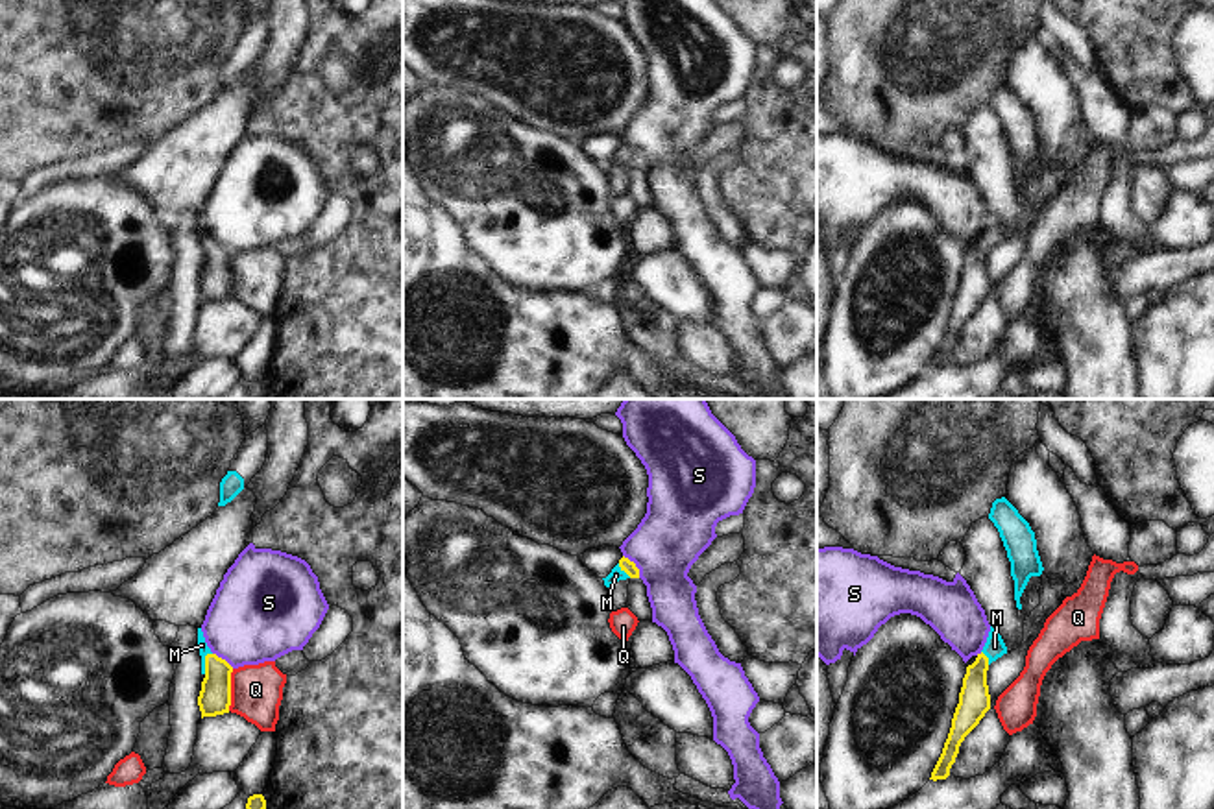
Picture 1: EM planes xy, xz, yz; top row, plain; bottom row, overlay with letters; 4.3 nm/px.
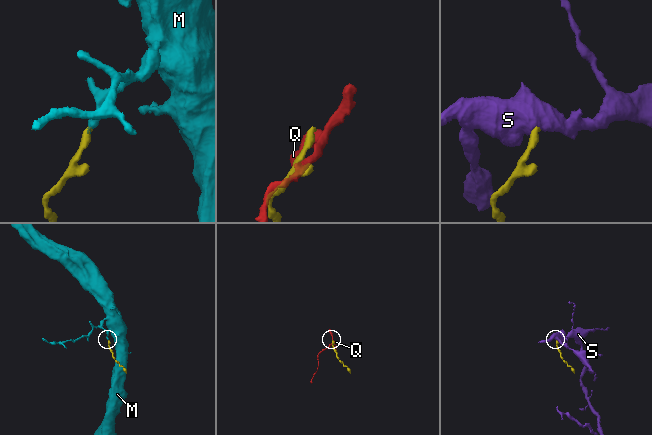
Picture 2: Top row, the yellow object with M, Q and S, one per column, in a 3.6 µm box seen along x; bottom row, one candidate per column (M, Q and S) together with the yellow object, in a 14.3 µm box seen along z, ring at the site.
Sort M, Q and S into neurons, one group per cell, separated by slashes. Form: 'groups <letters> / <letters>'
groups M / Q / S

